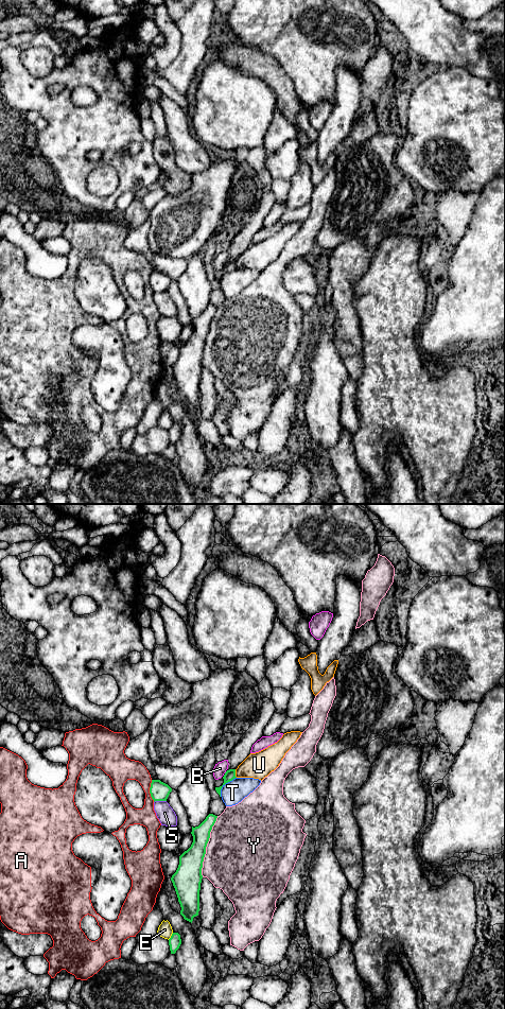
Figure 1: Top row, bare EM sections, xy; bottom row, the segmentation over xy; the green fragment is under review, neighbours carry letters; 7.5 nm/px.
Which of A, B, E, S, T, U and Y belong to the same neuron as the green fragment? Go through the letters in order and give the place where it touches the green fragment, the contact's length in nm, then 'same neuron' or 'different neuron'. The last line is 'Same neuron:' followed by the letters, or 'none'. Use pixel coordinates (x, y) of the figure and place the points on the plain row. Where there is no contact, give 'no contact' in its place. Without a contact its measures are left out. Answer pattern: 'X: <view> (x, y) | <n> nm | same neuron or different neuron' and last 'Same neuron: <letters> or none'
A: xy (150, 281) | 170 nm | different neuron
B: no contact | different neuron
E: xy (171, 427) | 70 nm | different neuron
S: xy (159, 291) | 100 nm | different neuron
T: xy (224, 275) | 200 nm | different neuron
U: xy (234, 264) | 70 nm | different neuron
Y: xy (206, 336) | 480 nm | different neuron
Same neuron: none

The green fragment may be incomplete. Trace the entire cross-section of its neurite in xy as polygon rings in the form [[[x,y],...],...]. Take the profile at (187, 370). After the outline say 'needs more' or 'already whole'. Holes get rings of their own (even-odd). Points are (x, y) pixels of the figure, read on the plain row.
[[[209,305],[198,317],[192,317],[193,333],[179,347],[178,359],[171,368],[181,398],[180,405],[191,414],[193,408],[198,406],[199,402],[203,352],[210,323],[216,309],[217,307]]] | already whole

